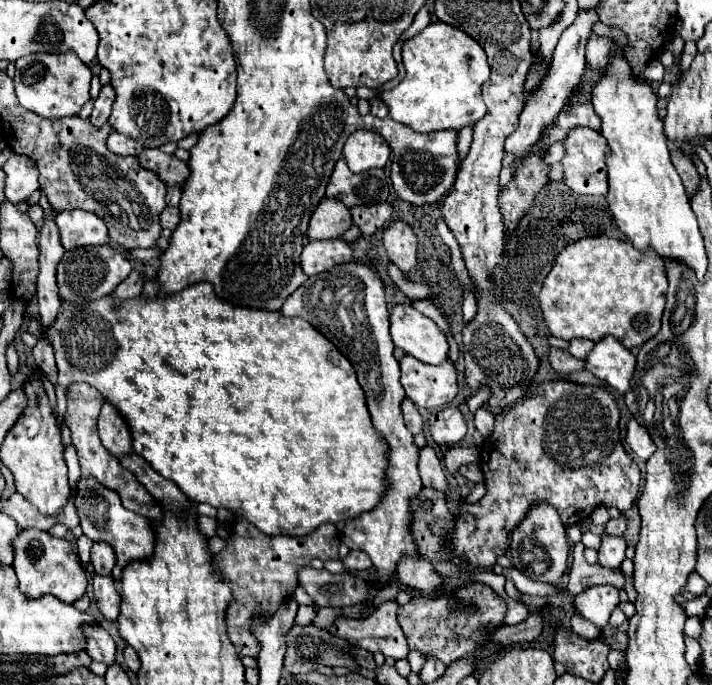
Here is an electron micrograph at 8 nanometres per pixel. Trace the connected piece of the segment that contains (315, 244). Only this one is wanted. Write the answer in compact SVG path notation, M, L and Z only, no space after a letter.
M340 238L312 240L304 246L302 256L300 256L302 270L306 276L328 272L336 264L346 264L350 260L352 260L352 248L346 242L342 242Z

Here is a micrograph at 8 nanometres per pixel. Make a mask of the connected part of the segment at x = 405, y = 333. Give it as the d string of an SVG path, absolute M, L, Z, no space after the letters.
M398 304L390 314L390 334L396 348L426 362L440 364L448 358L450 344L444 332L418 310Z

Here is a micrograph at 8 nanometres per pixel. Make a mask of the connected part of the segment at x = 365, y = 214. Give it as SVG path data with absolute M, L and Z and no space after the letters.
M372 204L372 206L356 206L350 210L352 224L356 224L362 236L372 236L376 230L384 228L392 218L390 204Z

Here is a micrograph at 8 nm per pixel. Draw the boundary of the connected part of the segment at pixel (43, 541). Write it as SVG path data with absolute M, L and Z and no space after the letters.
M26 528L20 530L14 540L14 570L20 580L20 590L28 598L40 598L44 594L52 594L66 604L72 604L86 592L86 572L74 554L70 542L66 538L54 538L44 530Z

